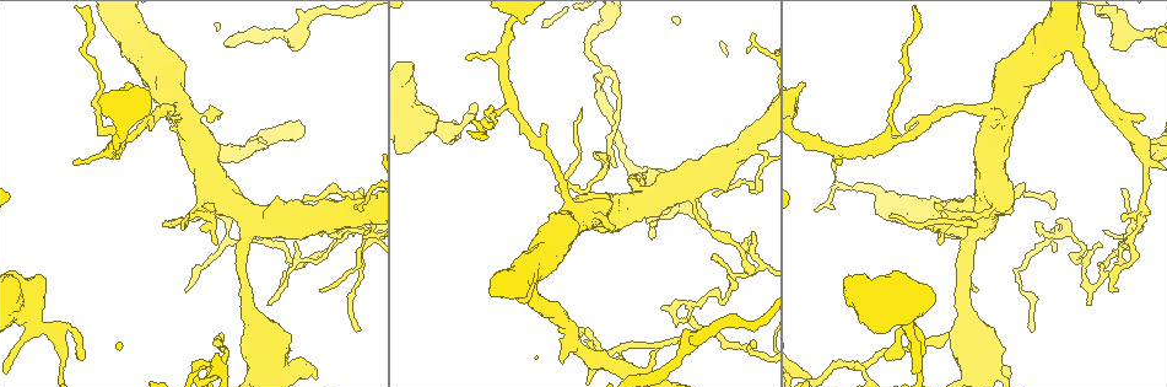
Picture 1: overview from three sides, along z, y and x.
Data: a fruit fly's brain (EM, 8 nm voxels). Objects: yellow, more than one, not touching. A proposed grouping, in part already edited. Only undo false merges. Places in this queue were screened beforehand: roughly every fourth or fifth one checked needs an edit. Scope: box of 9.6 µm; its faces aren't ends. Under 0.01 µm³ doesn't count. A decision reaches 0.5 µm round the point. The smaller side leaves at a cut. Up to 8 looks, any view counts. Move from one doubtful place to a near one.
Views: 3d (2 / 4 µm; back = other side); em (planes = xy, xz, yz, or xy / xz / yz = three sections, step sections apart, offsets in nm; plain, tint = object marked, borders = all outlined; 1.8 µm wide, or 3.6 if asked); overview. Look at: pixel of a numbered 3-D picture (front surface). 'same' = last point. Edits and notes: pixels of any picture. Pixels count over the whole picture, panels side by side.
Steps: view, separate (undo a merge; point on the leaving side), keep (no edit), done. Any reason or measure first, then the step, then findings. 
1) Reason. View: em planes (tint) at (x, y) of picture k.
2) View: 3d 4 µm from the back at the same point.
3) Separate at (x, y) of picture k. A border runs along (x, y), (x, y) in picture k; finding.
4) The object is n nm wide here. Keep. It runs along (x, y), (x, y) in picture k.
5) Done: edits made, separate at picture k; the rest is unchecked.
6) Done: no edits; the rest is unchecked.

Sharp bend. View: em 3.6 µm planes (tint) at (187, 109) of picture 1.

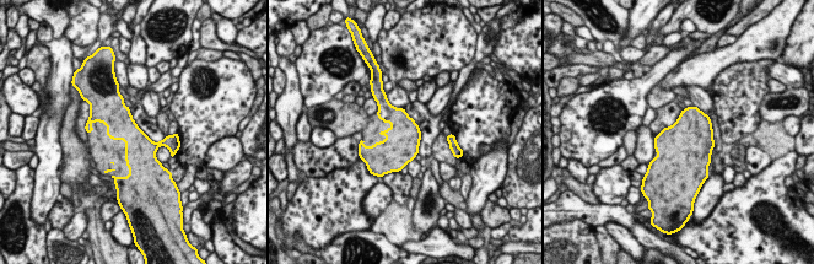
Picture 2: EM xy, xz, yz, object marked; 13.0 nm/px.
Keep. One neuron here.

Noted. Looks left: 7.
Side arm on a straight run. View: 3d 2 µm at (121, 147) of picture 1.

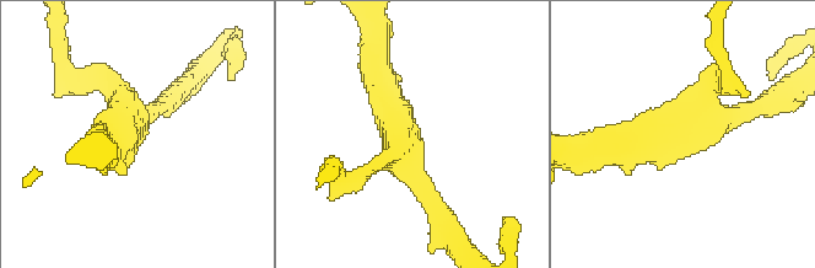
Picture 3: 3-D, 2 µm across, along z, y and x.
Now the EM. View: em yz step 16 (tint) at (701, 116) of picture 3.

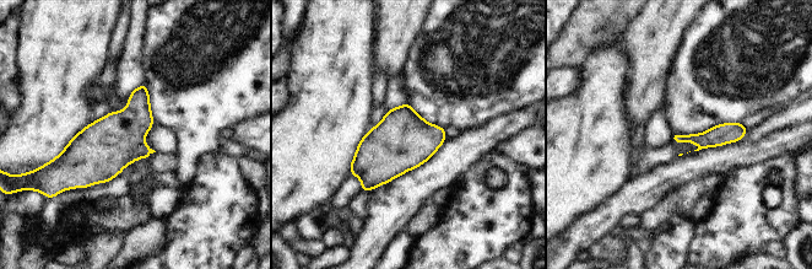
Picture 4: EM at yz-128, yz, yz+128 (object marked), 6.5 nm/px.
View: em planes (borders) at the same point.

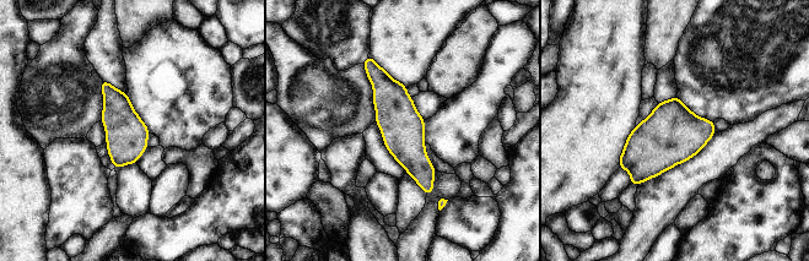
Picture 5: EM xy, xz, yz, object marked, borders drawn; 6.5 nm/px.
Keep. It runs along (367, 66), (390, 97), (427, 191) in picture 5; all the same neuron.

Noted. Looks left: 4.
Abrupt turn. View: 3d 4 µm at (51, 332) of picture 1.

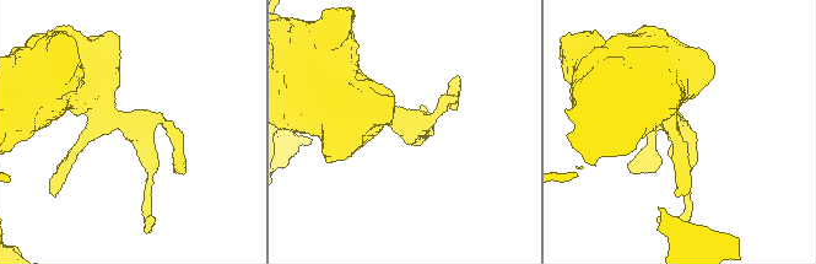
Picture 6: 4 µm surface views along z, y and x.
3 arms meet here; the arms are 190, 190, 480 nm wide; now the EM. View: em planes (tint) at (133, 124) of picture 6.

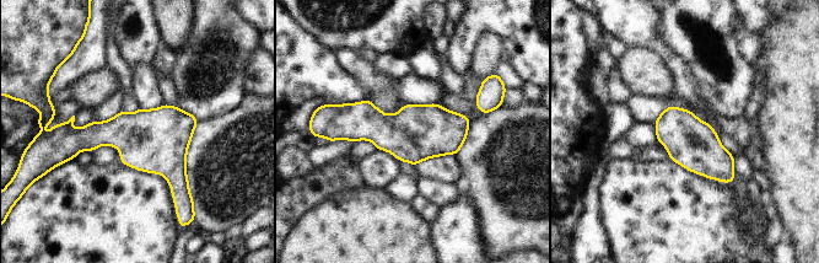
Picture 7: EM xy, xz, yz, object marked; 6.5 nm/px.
The object is 320 nm wide here. Keep. All the same neuron.

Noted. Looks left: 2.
Done: no edits; the rest is unchecked.

